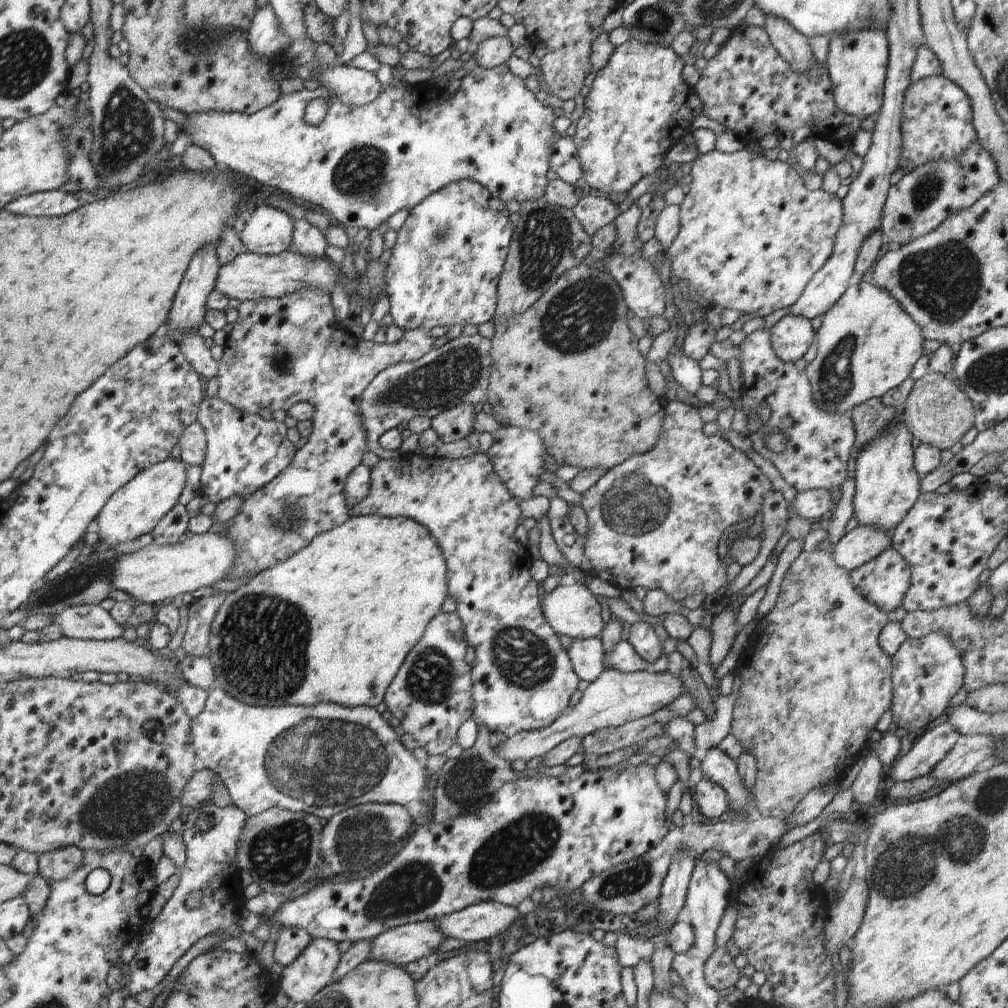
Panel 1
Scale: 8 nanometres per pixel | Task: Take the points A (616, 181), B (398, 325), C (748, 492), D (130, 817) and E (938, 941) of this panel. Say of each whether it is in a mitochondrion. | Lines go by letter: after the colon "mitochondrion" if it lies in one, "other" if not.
A: other
B: other
C: other
D: mitochondrion
E: other

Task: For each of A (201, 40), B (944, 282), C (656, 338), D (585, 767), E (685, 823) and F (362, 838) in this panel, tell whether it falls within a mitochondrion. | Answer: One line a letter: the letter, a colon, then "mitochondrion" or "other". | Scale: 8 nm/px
A: mitochondrion
B: mitochondrion
C: other
D: other
E: other
F: mitochondrion

